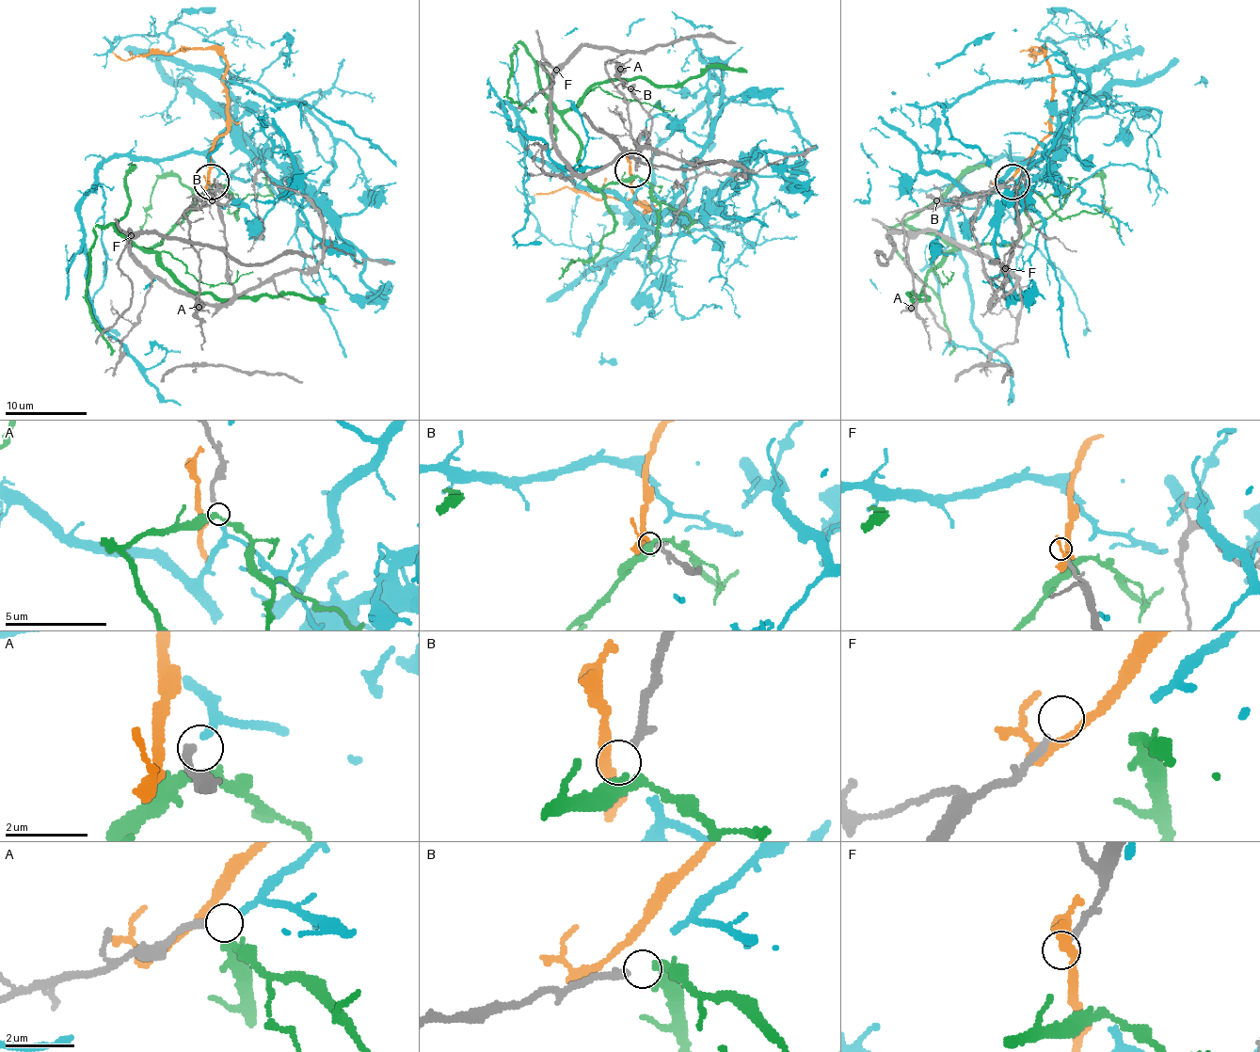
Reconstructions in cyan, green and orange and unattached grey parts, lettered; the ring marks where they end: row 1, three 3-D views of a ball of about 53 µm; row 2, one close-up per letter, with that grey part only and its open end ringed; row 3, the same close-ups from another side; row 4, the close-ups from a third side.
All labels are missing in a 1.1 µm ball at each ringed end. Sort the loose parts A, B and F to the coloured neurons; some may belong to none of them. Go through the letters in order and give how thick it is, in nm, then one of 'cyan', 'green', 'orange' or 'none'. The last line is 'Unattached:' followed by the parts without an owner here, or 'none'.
A: calibre 200 nm; cyan
B: calibre 220 nm; green
F: calibre 170 nm; none
Unattached: F

